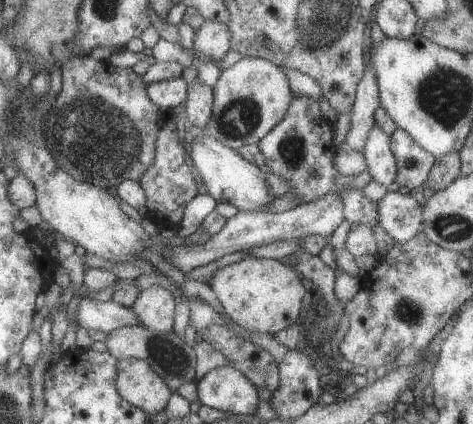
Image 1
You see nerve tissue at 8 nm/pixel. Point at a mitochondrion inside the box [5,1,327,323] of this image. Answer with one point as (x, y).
(99, 139)

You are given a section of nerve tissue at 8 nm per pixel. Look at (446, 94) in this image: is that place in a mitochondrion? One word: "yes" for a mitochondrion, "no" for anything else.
yes

